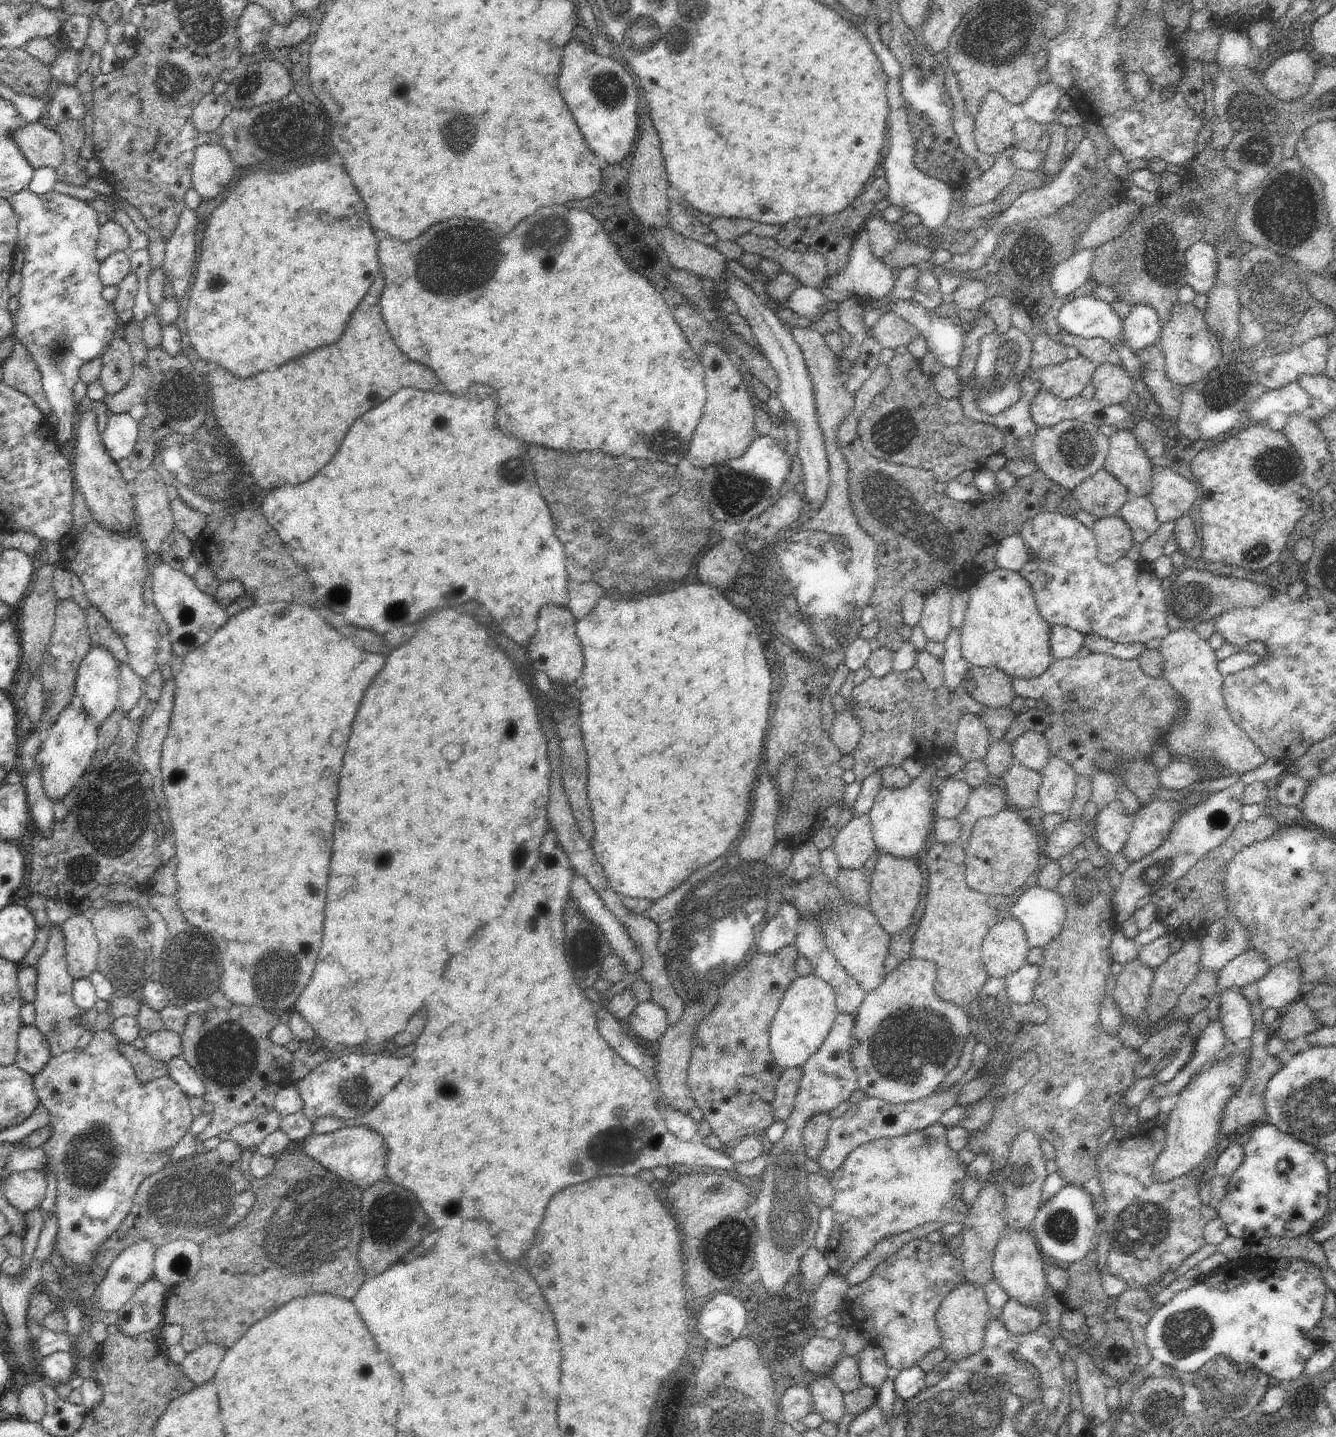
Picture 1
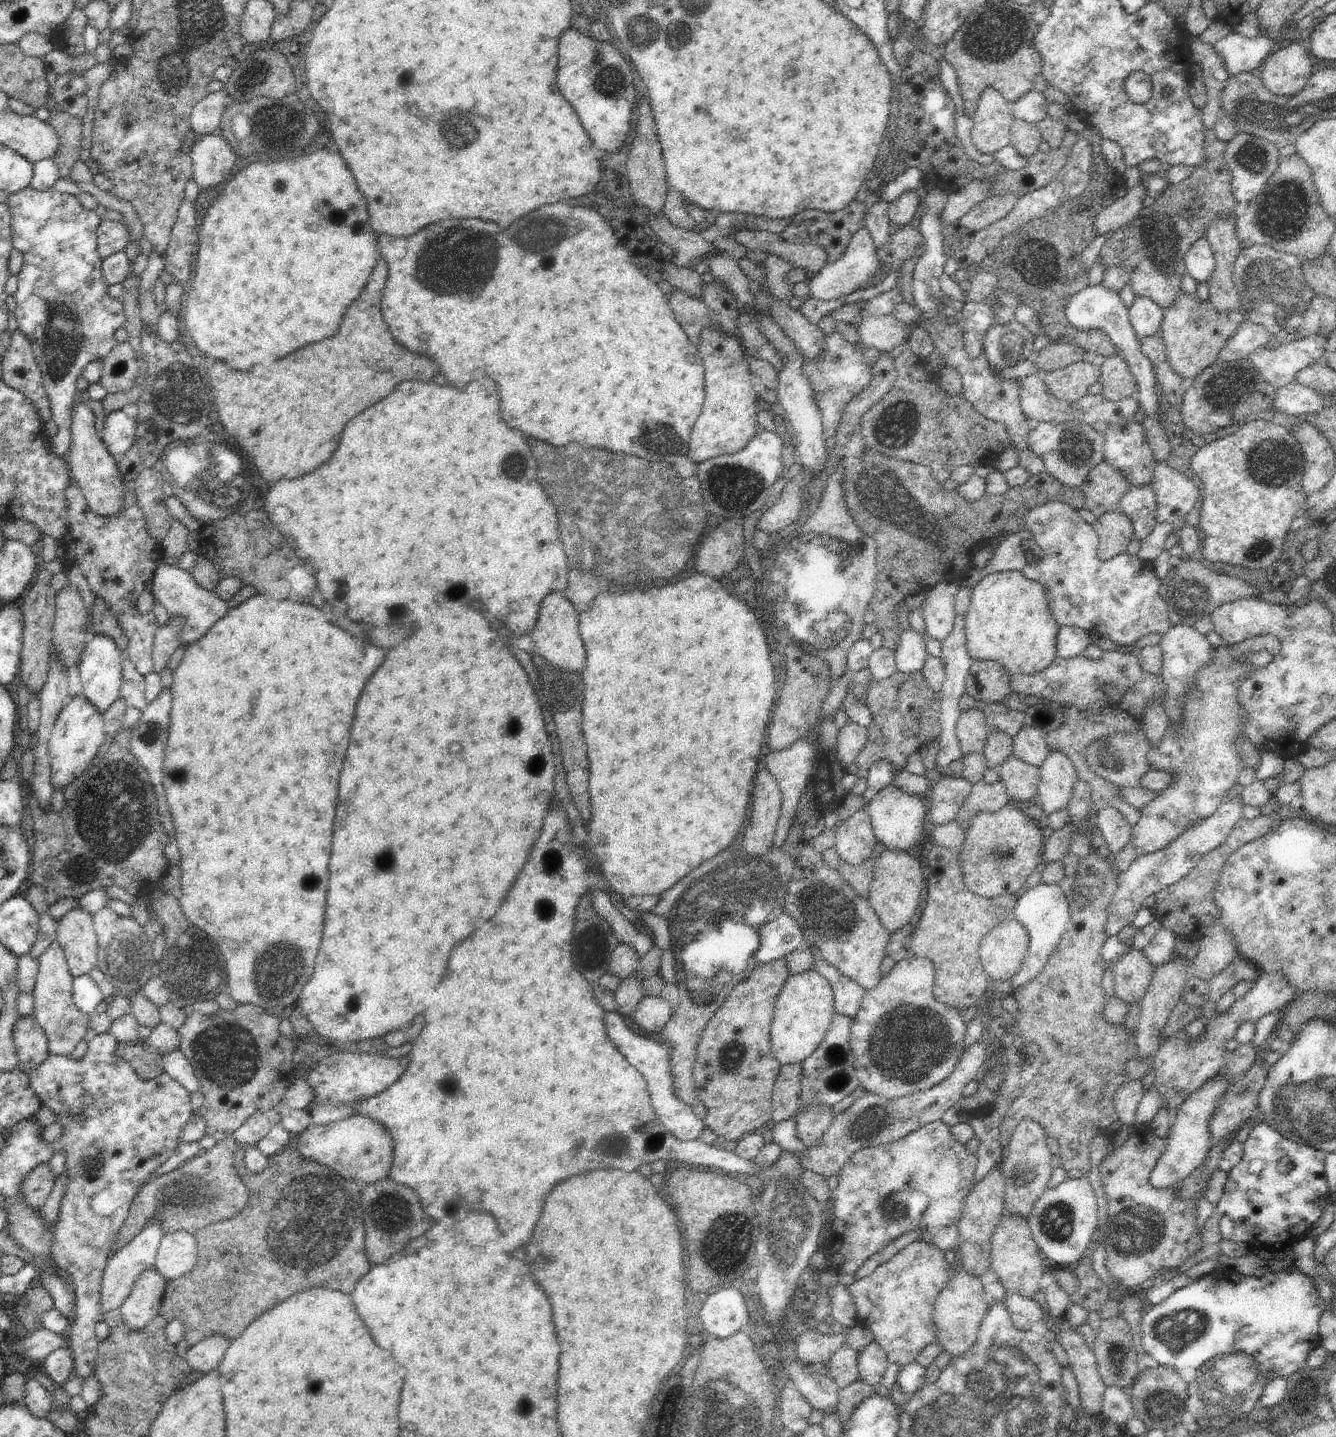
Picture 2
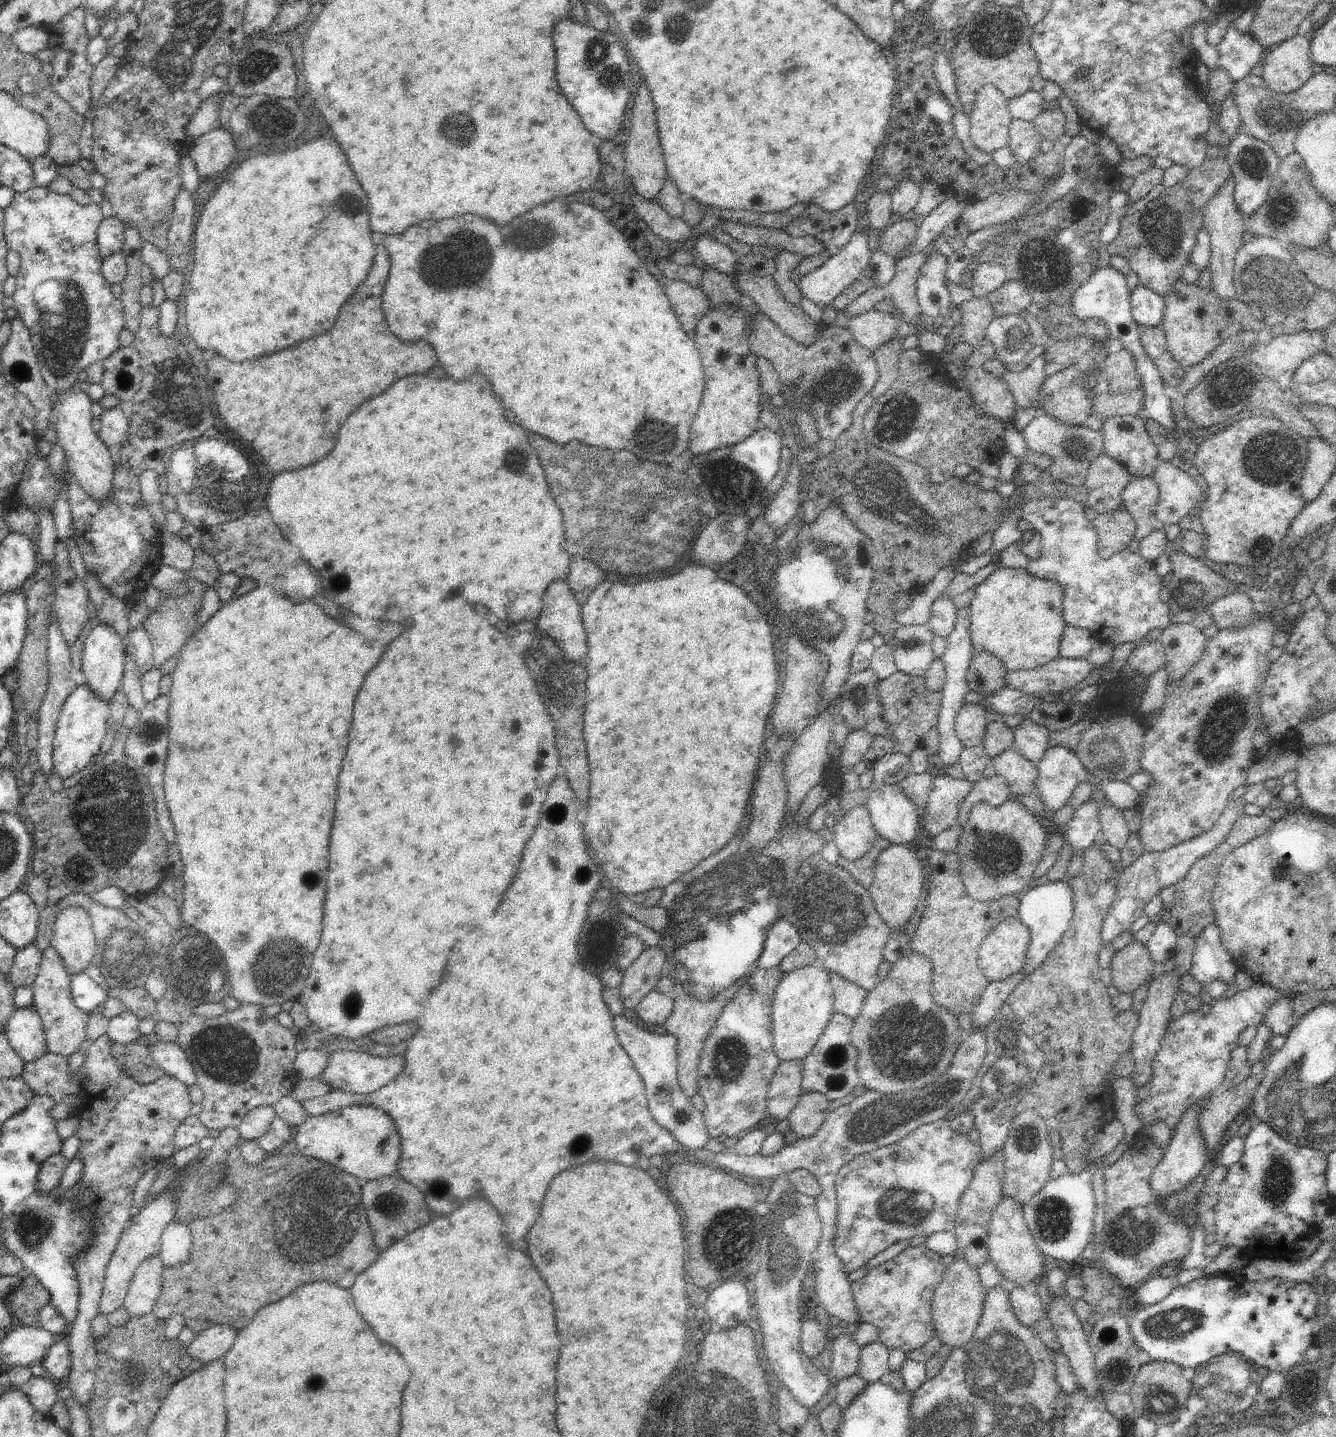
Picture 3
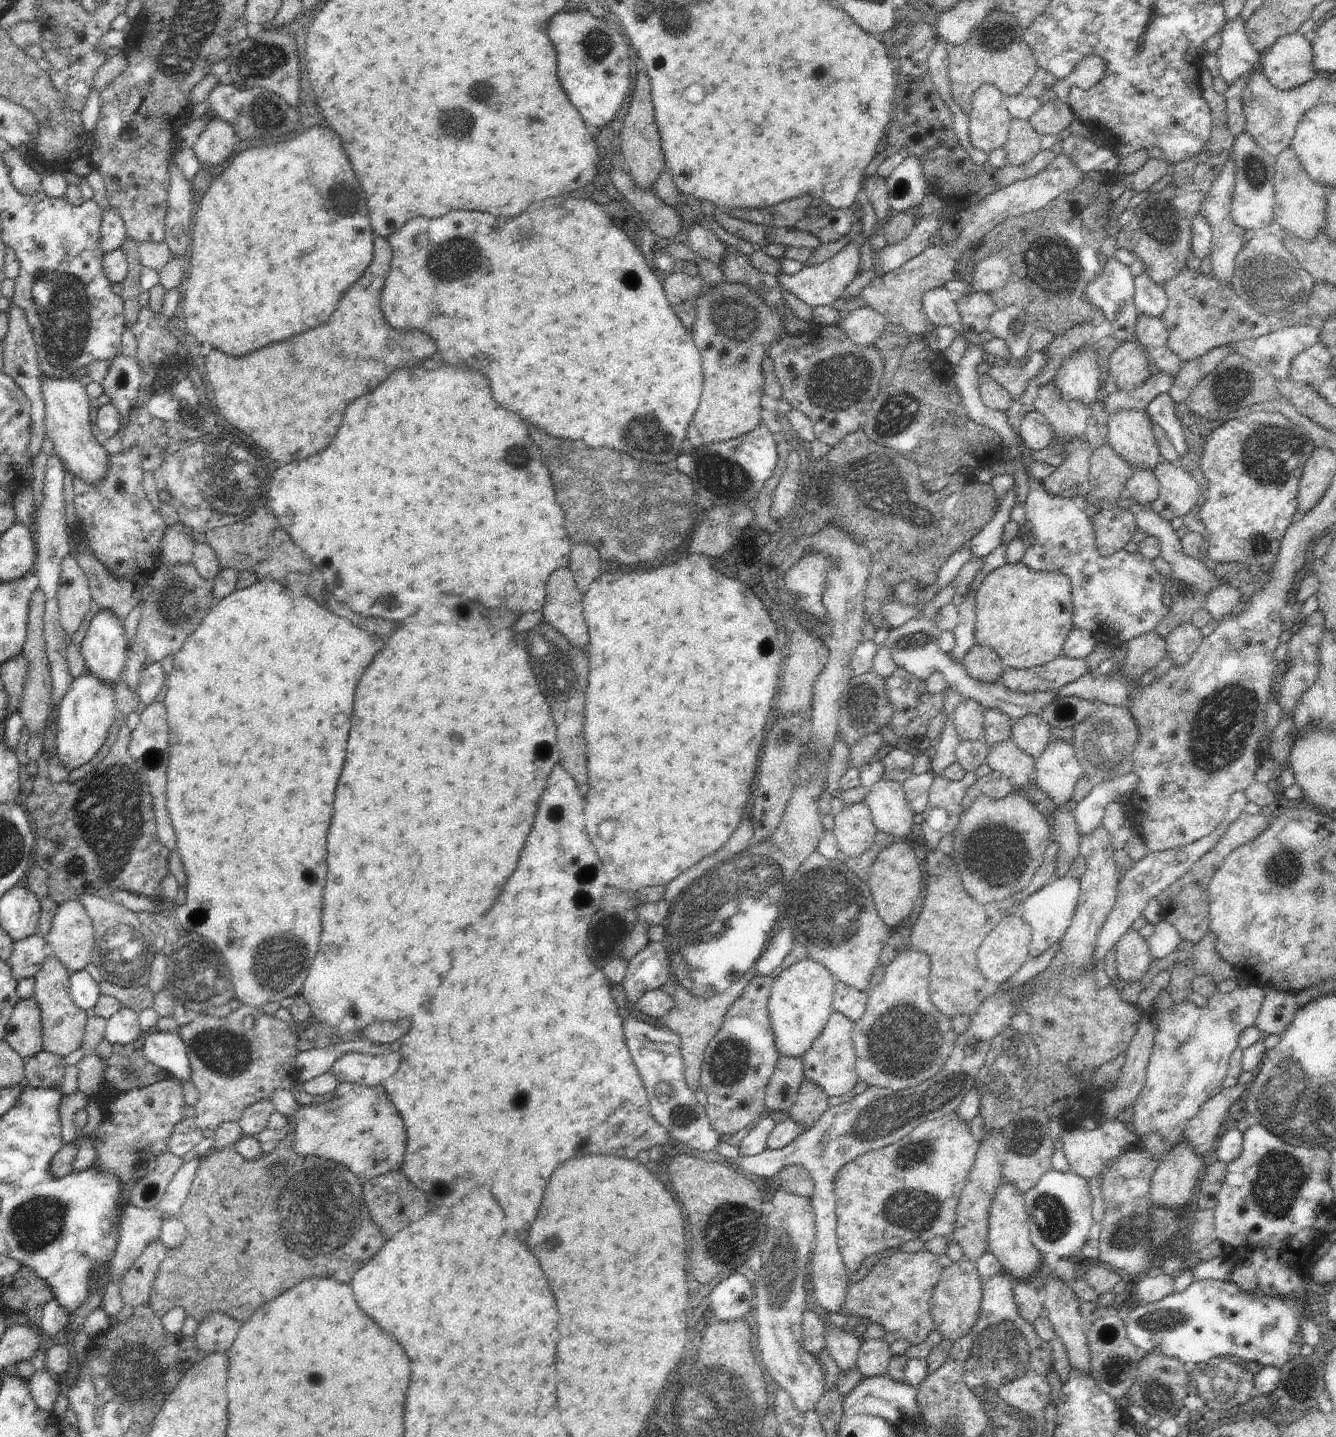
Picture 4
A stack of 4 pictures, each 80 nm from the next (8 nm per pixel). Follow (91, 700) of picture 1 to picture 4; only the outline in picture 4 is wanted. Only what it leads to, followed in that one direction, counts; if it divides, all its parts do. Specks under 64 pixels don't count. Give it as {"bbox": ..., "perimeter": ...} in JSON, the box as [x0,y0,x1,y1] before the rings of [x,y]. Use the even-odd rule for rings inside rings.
{"bbox":[80,609,130,686],"perimeter":[[[109,609],[99,610],[91,615],[91,623],[86,631],[83,641],[80,643],[81,654],[87,667],[85,672],[92,673],[92,676],[99,678],[104,684],[116,686],[123,678],[125,664],[127,661],[127,644],[130,642],[126,638],[126,631],[119,618]]]}

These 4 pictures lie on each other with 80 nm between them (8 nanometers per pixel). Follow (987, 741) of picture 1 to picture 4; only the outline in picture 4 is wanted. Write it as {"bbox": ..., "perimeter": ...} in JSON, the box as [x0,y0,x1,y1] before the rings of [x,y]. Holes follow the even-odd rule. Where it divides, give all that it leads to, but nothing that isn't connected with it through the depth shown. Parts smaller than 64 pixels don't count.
{"bbox":[954,698,985,740],"perimeter":[[[966,698],[958,704],[954,714],[955,732],[963,740],[981,740],[984,738],[985,709],[972,698]]]}

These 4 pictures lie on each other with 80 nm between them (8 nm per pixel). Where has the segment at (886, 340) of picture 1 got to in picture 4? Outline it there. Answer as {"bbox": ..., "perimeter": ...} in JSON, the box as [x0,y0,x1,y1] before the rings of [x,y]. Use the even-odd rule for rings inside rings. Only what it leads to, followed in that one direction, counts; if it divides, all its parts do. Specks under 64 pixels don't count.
{"bbox":[840,307,887,346],"perimeter":[[[869,307],[857,308],[840,323],[849,340],[859,346],[873,346],[887,326],[884,316]]]}

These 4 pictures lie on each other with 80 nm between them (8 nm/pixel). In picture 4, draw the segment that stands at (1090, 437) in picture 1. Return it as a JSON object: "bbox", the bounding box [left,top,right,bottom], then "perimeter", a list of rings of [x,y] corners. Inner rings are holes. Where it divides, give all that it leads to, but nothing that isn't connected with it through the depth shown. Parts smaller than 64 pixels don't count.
{"bbox":[1017,410,1103,497],"perimeter":[[[1037,410],[1028,412],[1017,429],[1022,441],[1032,450],[1038,451],[1046,448],[1055,438],[1051,426],[1046,418]],[[1101,432],[1093,433],[1091,438],[1092,439],[1086,441],[1084,444],[1081,444],[1080,438],[1074,438],[1074,440],[1070,440],[1070,442],[1064,442],[1064,447],[1069,447],[1066,451],[1066,459],[1043,481],[1043,488],[1050,496],[1060,497],[1065,490],[1069,490],[1072,487],[1085,487],[1089,480],[1090,456],[1092,456],[1103,440]]]}

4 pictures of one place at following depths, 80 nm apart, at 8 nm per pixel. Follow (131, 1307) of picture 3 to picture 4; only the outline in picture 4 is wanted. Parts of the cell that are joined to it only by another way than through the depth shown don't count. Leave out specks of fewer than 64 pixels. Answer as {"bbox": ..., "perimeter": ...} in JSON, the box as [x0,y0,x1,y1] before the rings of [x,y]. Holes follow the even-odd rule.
{"bbox":[120,1238,167,1308],"perimeter":[[[159,1238],[150,1242],[124,1275],[120,1287],[123,1304],[134,1308],[149,1305],[151,1292],[154,1291],[152,1285],[166,1253],[167,1248]]]}

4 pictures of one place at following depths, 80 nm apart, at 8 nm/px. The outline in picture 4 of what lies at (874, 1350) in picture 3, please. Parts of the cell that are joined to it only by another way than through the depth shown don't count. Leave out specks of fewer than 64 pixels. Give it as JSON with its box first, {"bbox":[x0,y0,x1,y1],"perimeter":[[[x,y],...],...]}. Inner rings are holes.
{"bbox":[857,1339,890,1378],"perimeter":[[[883,1339],[863,1340],[857,1354],[857,1368],[865,1378],[881,1376],[889,1370],[890,1348]]]}

